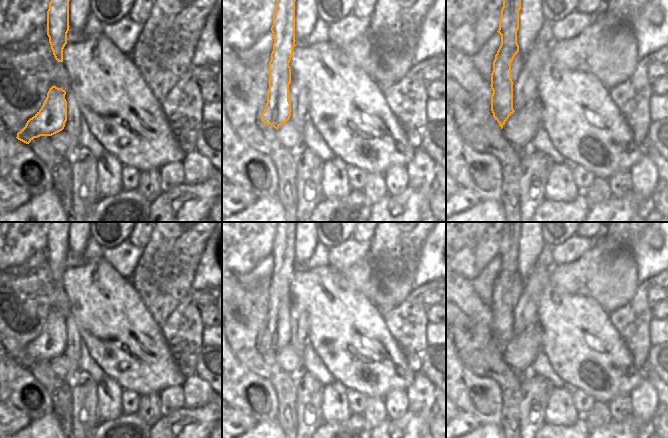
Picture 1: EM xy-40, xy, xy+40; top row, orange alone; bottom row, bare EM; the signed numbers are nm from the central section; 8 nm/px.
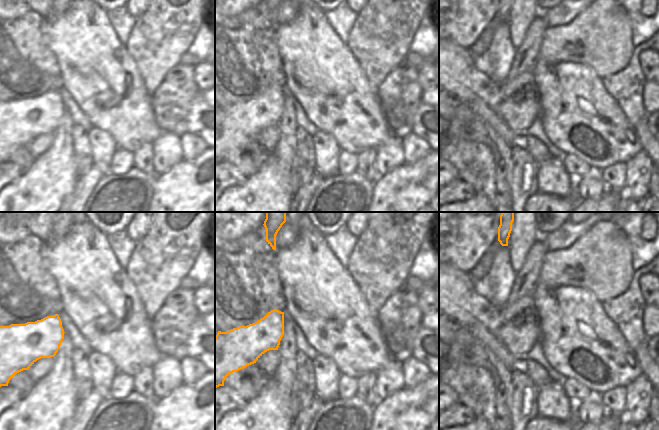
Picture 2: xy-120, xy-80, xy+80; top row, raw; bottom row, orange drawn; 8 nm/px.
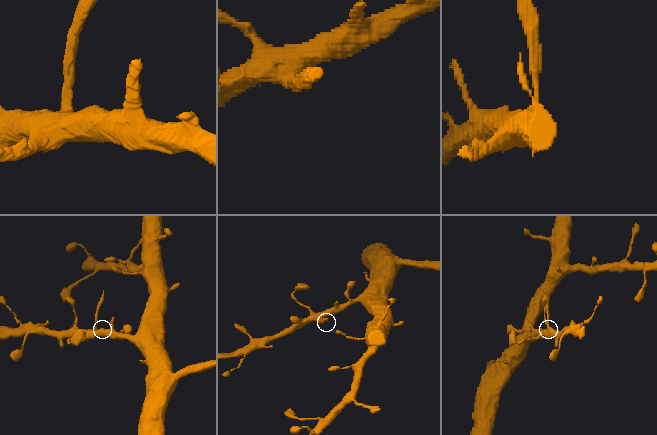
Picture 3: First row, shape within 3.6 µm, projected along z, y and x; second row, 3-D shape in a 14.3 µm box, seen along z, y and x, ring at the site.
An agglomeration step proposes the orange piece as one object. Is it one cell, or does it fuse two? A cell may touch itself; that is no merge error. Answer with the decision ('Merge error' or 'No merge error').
Merge error.

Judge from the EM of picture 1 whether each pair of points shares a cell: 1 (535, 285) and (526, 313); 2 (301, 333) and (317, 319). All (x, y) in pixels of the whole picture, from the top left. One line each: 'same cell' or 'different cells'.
1: same cell
2: different cells

